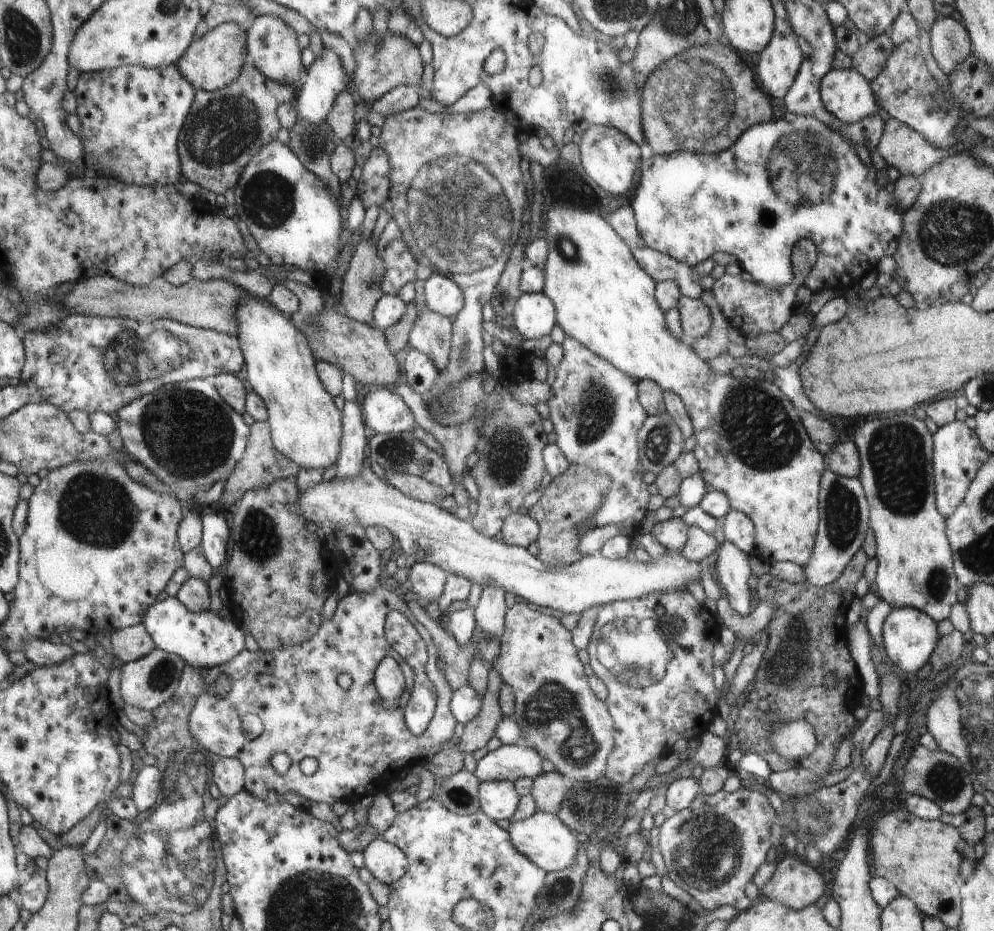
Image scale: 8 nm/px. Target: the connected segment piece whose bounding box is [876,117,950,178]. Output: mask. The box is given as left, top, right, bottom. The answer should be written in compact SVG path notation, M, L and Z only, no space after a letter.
M892 117L885 122L884 132L876 149L880 156L890 164L890 167L897 168L900 174L917 176L918 178L921 178L932 166L950 153L948 149L942 150L934 146L930 140L918 134L918 131L915 131L913 127L909 127L905 122Z

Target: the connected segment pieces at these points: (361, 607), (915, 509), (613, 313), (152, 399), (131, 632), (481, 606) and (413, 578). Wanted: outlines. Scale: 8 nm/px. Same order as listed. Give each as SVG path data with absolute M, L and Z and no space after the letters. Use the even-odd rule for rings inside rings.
M378 583L371 593L350 590L339 600L332 618L326 618L321 630L309 641L276 650L276 652L259 649L252 652L248 649L238 653L231 663L209 669L204 674L206 686L212 686L222 674L232 679L232 688L226 698L204 691L198 698L191 716L191 729L210 752L220 758L234 757L240 759L245 768L245 790L264 799L274 789L282 796L288 791L296 792L309 801L329 802L345 800L357 803L365 796L376 797L386 792L388 785L399 778L399 774L409 766L431 754L440 752L442 744L455 734L457 720L450 708L451 686L444 674L438 669L437 646L429 630L413 615L400 594L387 590ZM390 611L400 611L416 627L427 646L429 660L425 671L437 690L437 703L428 728L420 735L414 736L406 726L404 711L411 688L415 682L415 672L406 658L401 657L384 636L386 615ZM384 657L392 657L399 664L405 678L405 687L401 694L398 708L386 710L381 705L378 691L373 683L375 668ZM340 674L348 674L352 684L344 689L338 683ZM276 753L290 757L291 763L284 774L278 774L272 766L271 758ZM312 756L319 762L319 768L313 775L304 775L300 771L300 760Z
M913 412L887 416L873 416L859 423L854 434L861 465L857 477L861 479L872 512L870 526L877 546L877 573L873 589L890 605L914 607L930 615L936 622L948 618L950 608L958 602L958 581L953 569L952 544L945 529L945 517L934 504L935 474L932 474L932 433L926 430Z
M551 208L546 213L546 222L544 236L548 245L548 254L543 268L545 283L542 291L553 301L553 305L557 306L558 326L564 330L565 336L577 339L579 343L589 347L594 354L601 355L603 359L606 359L624 374L630 375L638 381L643 378L653 380L664 391L671 390L678 396L681 396L693 424L693 433L696 435L696 446L693 451L699 464L699 473L706 483L726 494L732 509L749 515L754 521L754 526L757 526L758 556L769 564L774 564L774 562L778 561L792 561L801 567L805 567L809 558L813 556L815 536L817 535L818 522L820 522L818 520L820 476L823 476L822 472L825 472L824 468L826 466L824 466L824 456L814 448L812 439L806 434L806 430L804 430L804 426L802 426L802 422L800 422L794 406L792 406L792 402L774 384L766 381L764 377L751 379L746 376L743 380L737 380L731 374L721 375L713 372L705 360L698 358L698 355L689 344L686 344L684 340L674 335L668 327L667 320L664 320L664 311L661 309L659 302L656 302L657 296L654 296L654 280L650 278L650 274L634 258L632 250L628 250L628 246L624 244L624 239L621 235L602 216L585 210Z
M207 378L179 382L178 386L162 386L156 394L139 398L122 408L119 417L119 431L127 453L165 480L173 488L173 494L187 506L192 504L198 492L208 491L216 482L227 481L233 476L235 466L243 457L248 432L251 432L242 416L222 396L213 379Z
M146 623L115 631L112 646L125 664L148 656L159 647Z
M486 585L474 610L477 628L498 641L505 631L507 607L504 603L504 595L505 592L499 586Z
M425 562L410 563L409 569L411 596L424 598L430 602L438 600L449 574L438 565Z

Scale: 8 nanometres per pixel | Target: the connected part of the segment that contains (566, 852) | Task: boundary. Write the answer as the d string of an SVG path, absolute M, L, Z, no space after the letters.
M536 811L532 816L520 820L510 820L507 831L510 834L512 844L526 858L529 858L539 867L542 867L547 873L552 871L561 871L568 869L576 861L580 847L576 836L560 822L558 816L552 816L552 813Z

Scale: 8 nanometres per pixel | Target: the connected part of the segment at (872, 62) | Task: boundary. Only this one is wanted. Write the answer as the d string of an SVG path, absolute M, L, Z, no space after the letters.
M890 32L869 39L864 47L860 47L852 56L851 68L858 71L872 84L887 64L890 52L894 50Z

